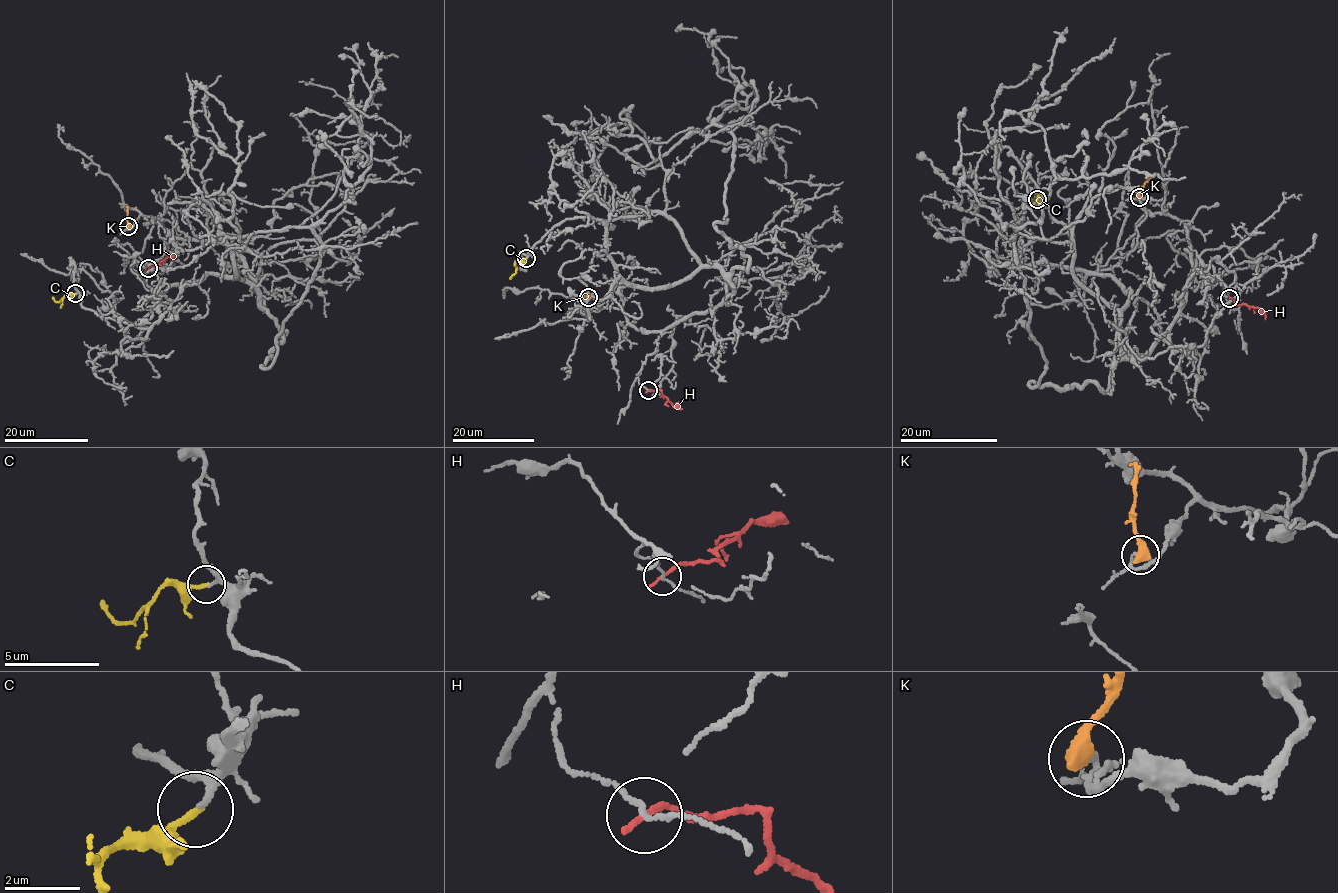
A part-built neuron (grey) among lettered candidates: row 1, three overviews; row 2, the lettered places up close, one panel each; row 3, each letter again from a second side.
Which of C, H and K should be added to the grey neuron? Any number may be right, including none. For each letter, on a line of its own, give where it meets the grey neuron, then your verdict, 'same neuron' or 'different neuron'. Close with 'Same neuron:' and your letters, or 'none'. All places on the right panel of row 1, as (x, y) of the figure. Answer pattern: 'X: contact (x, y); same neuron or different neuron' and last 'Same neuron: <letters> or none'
C: contact (1037, 199); same neuron
H: contact (1229, 298); different neuron
K: contact (1139, 197); different neuron
Same neuron: C

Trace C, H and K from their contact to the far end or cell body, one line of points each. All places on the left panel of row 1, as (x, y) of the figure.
C: (76, 293), (67, 293), (58, 301), (52, 297)
H: (147, 269), (158, 266), (167, 256), (175, 260)
K: (128, 226), (126, 207)

